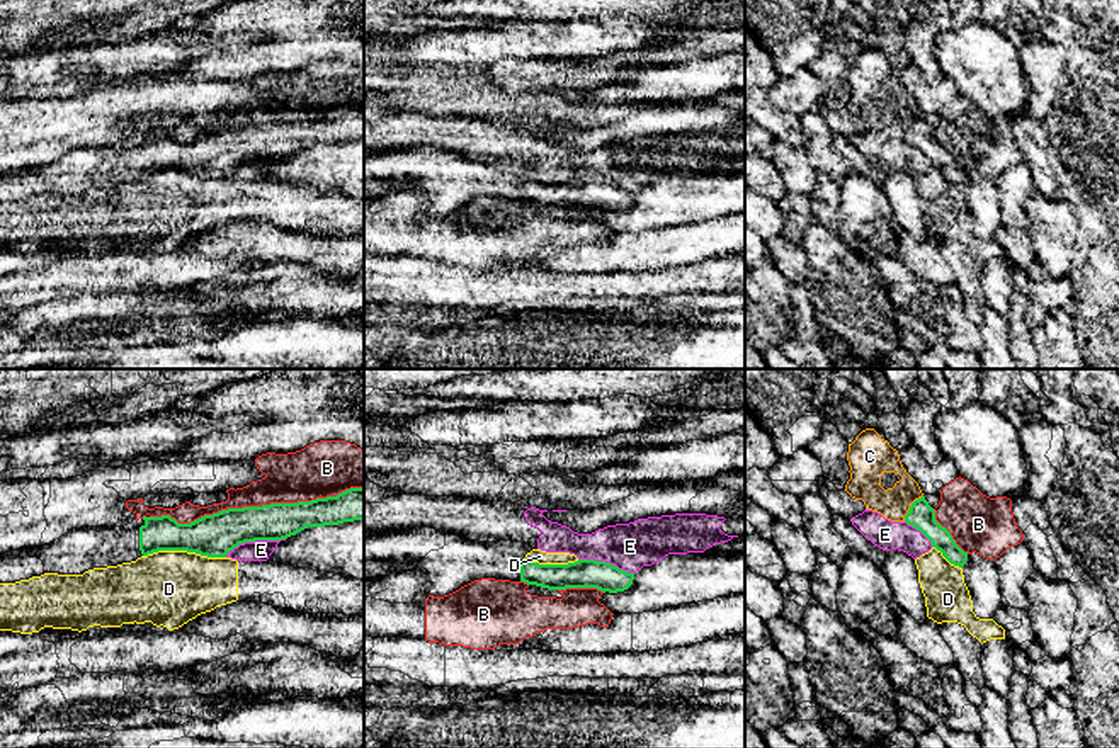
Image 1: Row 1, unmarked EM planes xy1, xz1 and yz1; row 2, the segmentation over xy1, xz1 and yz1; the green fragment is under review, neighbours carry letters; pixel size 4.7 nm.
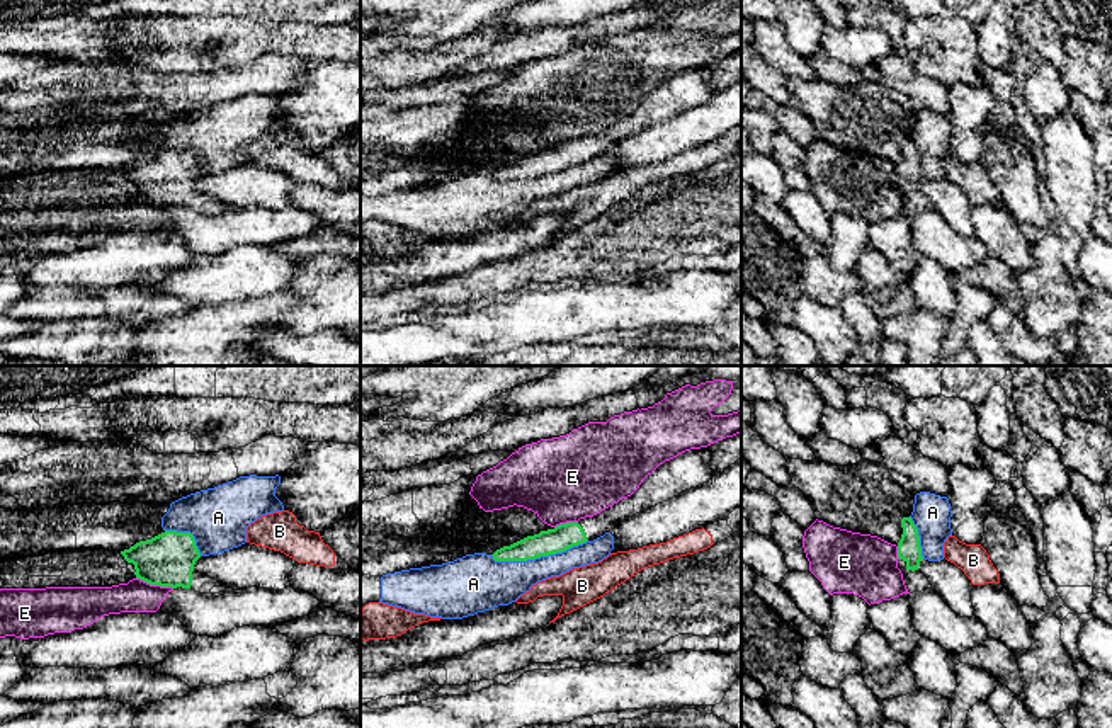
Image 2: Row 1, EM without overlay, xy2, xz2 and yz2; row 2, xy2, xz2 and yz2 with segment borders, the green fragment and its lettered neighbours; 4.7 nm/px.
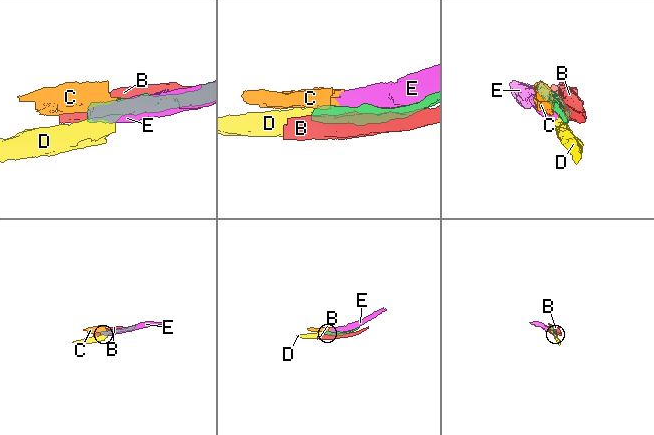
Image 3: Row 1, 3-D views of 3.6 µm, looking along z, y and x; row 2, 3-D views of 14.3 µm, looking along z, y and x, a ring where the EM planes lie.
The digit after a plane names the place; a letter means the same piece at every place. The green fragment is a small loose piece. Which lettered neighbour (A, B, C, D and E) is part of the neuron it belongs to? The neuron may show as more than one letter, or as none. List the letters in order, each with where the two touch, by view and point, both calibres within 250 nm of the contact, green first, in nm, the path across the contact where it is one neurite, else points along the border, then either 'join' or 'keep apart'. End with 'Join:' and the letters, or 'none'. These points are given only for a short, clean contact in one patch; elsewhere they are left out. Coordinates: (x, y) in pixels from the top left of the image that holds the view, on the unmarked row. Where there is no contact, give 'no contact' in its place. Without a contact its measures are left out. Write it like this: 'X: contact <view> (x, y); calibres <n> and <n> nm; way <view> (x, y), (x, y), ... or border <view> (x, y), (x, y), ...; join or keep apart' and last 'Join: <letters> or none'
A: contact xz2 (538, 176); calibres 120 and 220 nm; keep apart
B: contact xy1 (255, 126); calibres 200 and 240 nm; keep apart
C: contact yz1 (910, 126); calibres 130 and 160 nm; border yz1 (922, 114), (912, 123), (903, 140); keep apart
D: contact xy1 (184, 169); calibres 200 and 360 nm; border xy1 (143, 174), (194, 170), (225, 177); keep apart
E: contact xy1 (254, 160); calibres 200 and 100 nm; keep apart
Join: none

